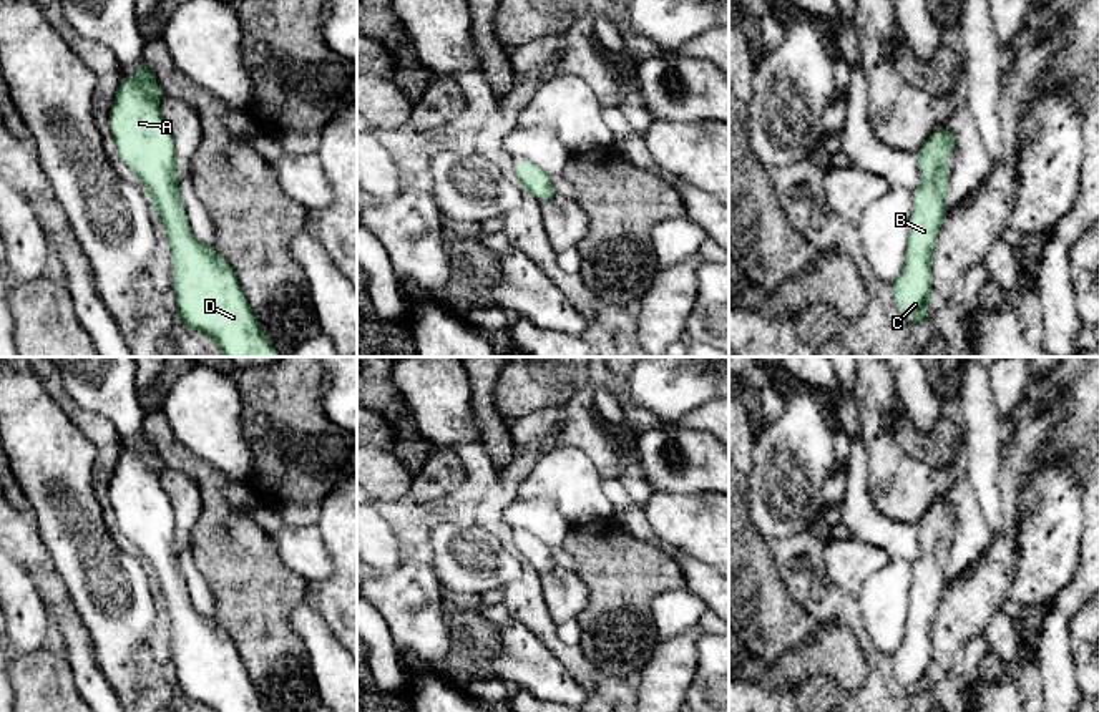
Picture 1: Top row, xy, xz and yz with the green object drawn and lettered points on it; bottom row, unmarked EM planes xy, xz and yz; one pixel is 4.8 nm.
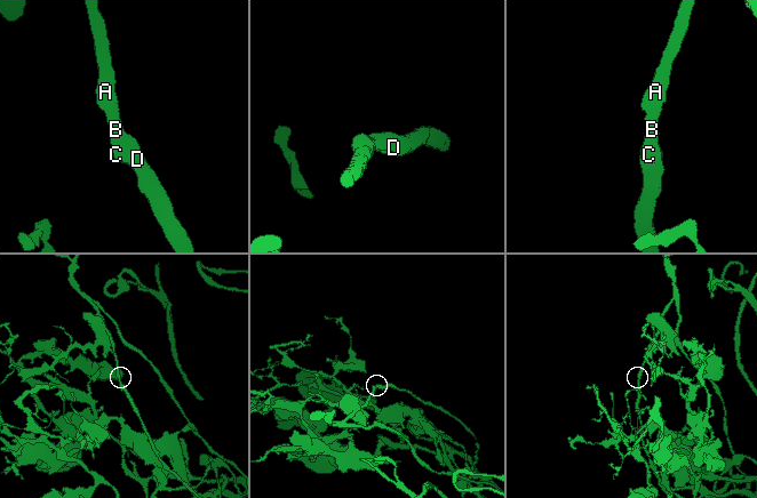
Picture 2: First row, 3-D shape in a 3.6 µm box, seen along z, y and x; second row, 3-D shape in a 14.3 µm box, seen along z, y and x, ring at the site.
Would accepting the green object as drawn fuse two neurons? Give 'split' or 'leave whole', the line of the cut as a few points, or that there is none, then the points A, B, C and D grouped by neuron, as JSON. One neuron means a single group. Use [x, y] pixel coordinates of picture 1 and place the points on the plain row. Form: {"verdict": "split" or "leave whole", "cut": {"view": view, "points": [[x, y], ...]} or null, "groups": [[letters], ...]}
{"verdict": "leave whole", "cut": null, "groups": [["A", "B", "C", "D"]]}

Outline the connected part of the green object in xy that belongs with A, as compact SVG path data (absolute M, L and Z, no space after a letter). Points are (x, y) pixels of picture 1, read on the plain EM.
M141 432L138 445L123 445L110 480L110 503L123 531L139 549L163 596L173 631L176 689L211 712L269 712L261 702L231 636L201 616L179 569L176 519L161 486L161 461Z

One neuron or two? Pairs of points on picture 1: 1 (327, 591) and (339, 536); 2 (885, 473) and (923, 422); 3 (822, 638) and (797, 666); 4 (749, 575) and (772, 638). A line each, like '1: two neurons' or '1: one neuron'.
1: one neuron
2: two neurons
3: one neuron
4: one neuron

